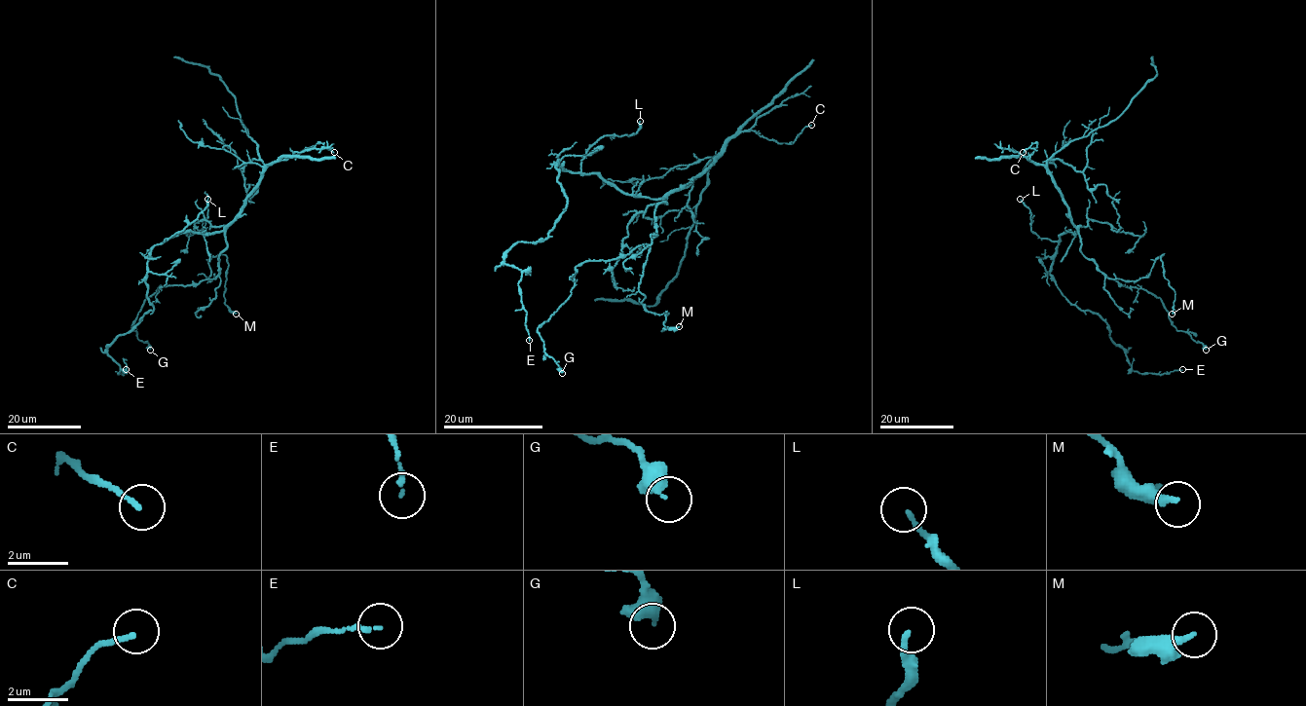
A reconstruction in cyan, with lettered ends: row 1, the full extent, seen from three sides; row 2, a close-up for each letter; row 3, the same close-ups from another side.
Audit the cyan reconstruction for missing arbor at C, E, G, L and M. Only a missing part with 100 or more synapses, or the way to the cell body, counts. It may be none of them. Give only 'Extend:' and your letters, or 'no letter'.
Extend: no letter

